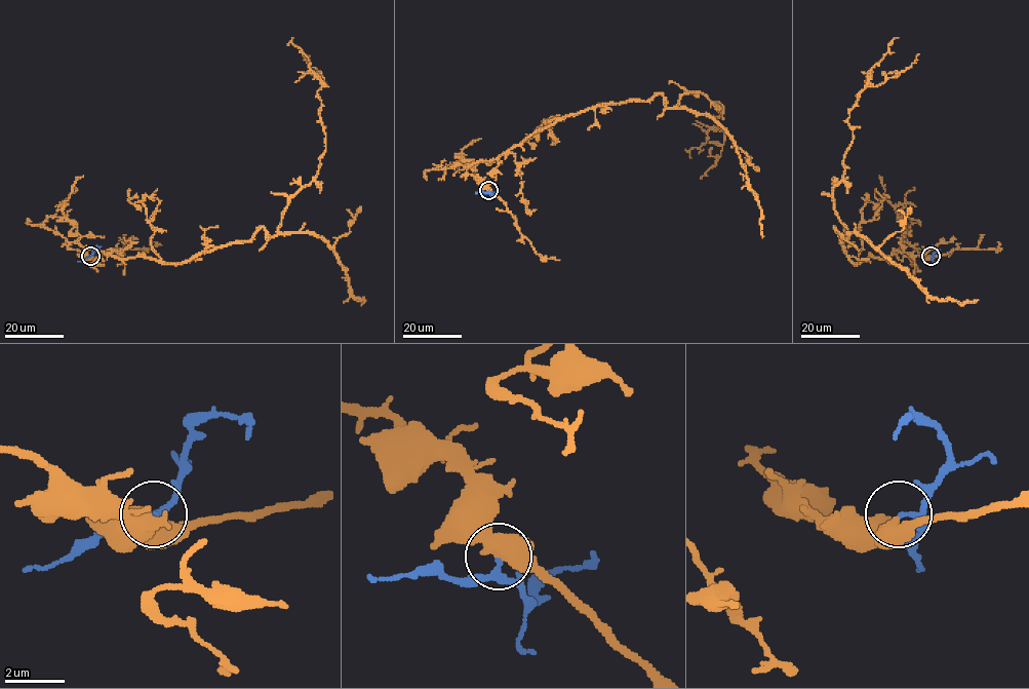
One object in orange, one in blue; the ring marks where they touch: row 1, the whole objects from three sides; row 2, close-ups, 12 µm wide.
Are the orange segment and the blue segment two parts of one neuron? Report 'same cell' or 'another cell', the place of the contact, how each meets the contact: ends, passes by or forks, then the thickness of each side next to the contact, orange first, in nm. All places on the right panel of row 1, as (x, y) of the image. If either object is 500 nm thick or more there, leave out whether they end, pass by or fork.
same cell; place (931, 256); orange passes by; blue passes by; calibres 480 and 170 nm

